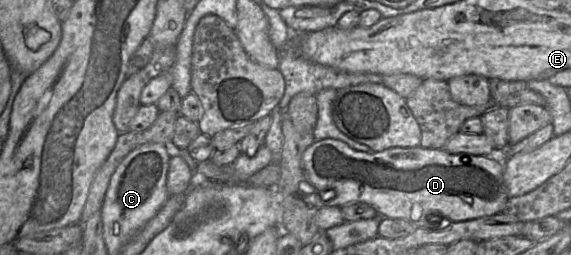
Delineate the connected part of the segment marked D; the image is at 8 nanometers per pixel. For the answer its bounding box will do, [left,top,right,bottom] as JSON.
[302,138,510,229]

